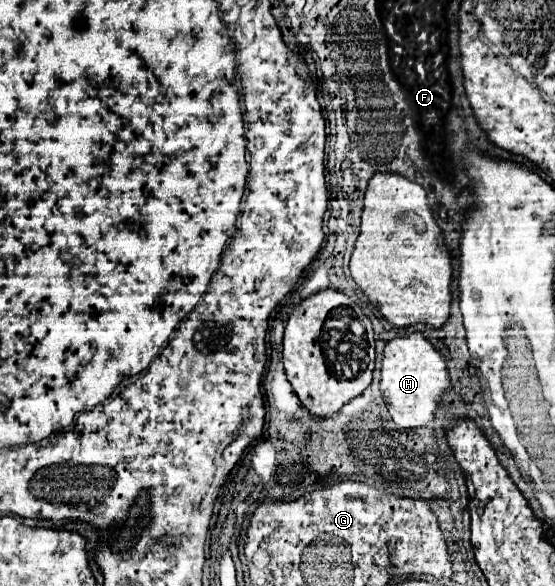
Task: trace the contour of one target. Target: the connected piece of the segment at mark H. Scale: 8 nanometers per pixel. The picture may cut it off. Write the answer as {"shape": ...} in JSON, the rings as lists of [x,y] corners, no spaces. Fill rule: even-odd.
{"shape":[[[421,332],[391,338],[385,344],[381,364],[381,392],[387,402],[389,414],[399,428],[427,426],[435,416],[435,408],[441,394],[449,386],[451,384],[445,360]]]}

